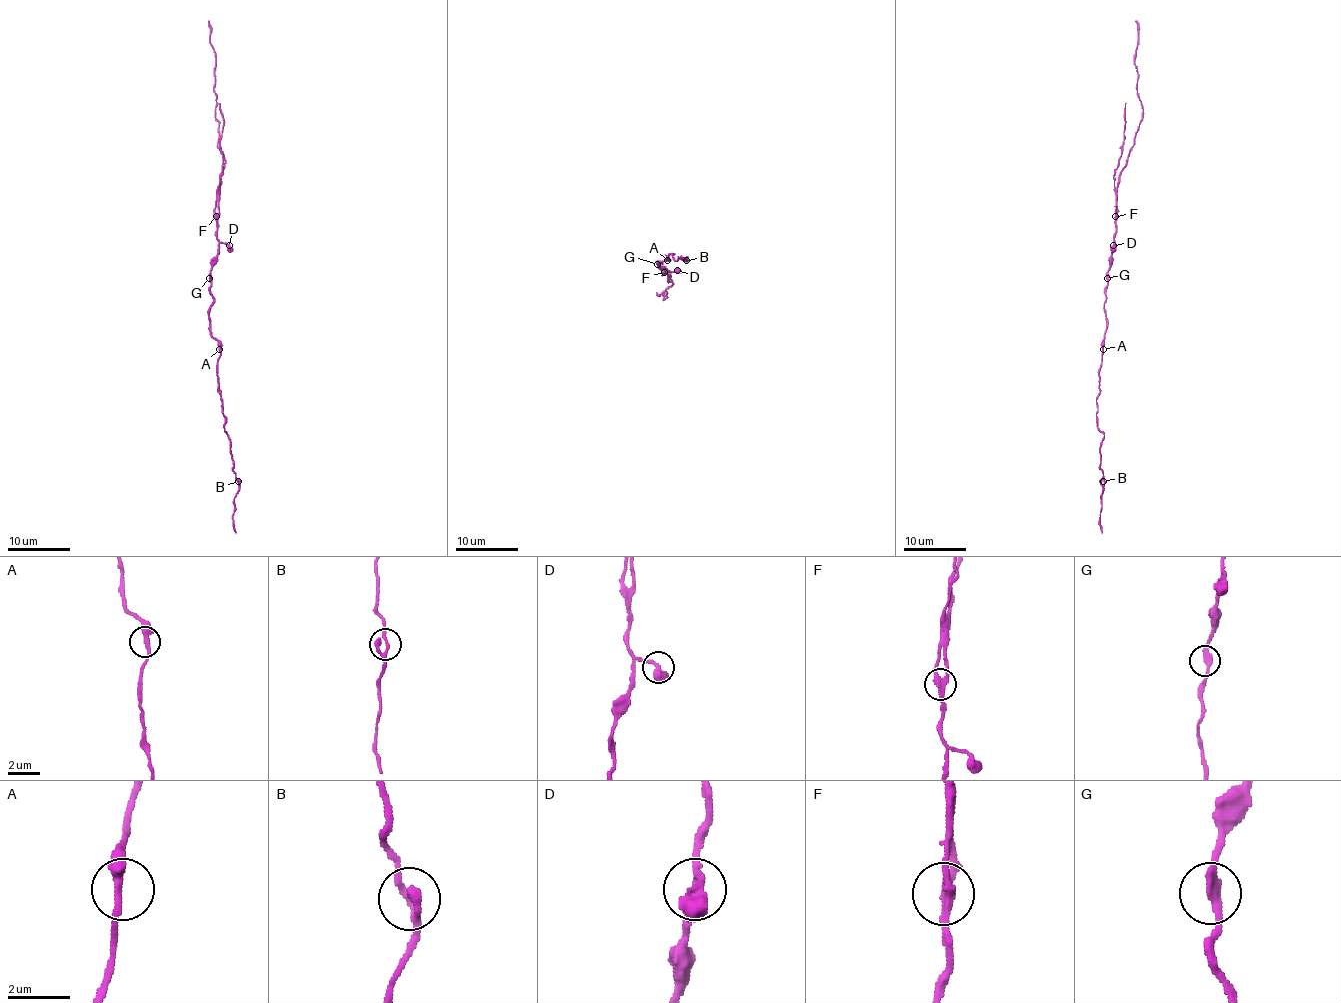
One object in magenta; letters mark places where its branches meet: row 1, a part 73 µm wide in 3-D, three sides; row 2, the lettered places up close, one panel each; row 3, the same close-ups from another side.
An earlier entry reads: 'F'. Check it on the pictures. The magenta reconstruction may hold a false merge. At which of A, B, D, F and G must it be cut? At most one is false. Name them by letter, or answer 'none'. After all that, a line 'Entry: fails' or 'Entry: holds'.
F
Entry: holds

